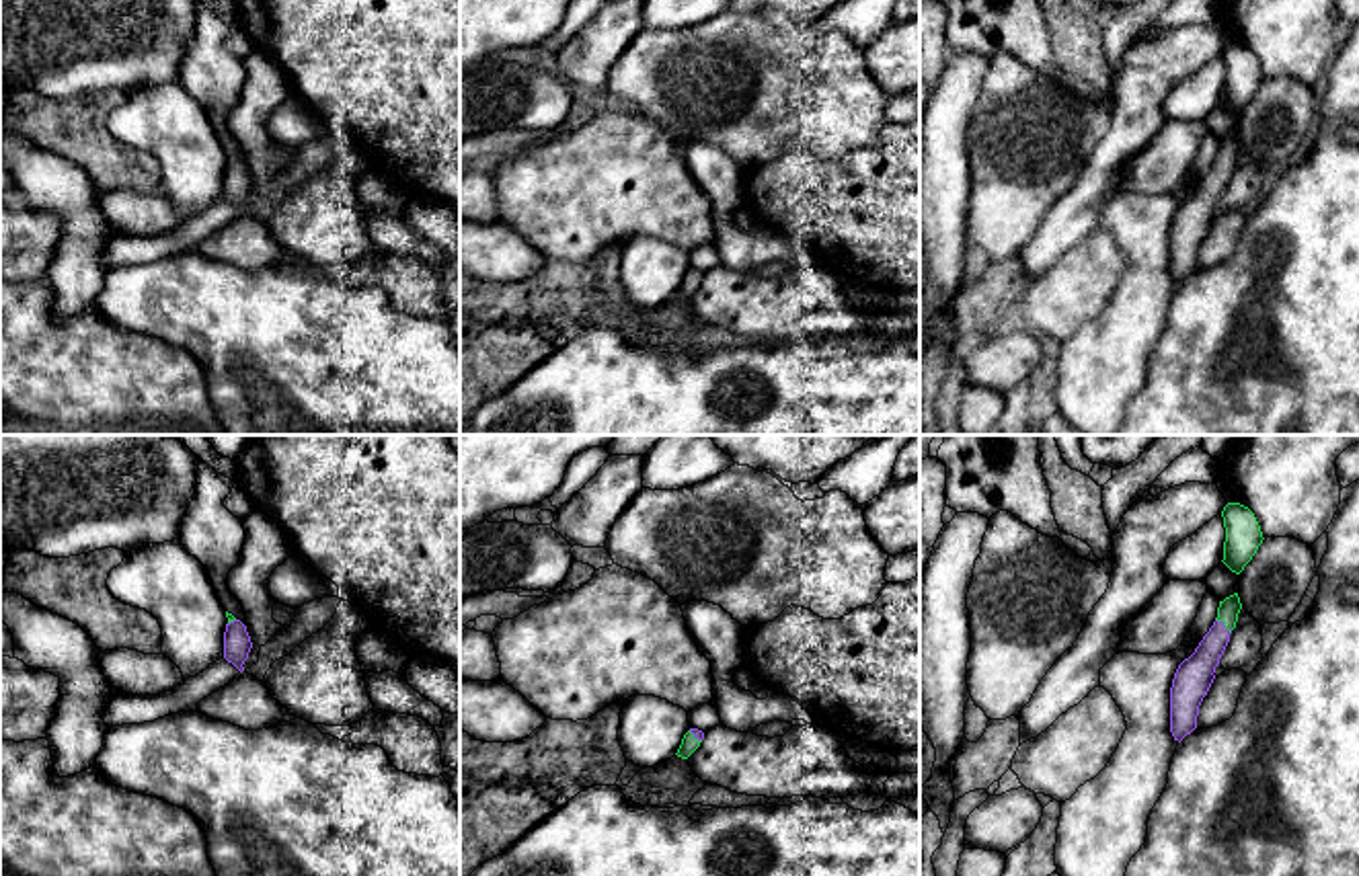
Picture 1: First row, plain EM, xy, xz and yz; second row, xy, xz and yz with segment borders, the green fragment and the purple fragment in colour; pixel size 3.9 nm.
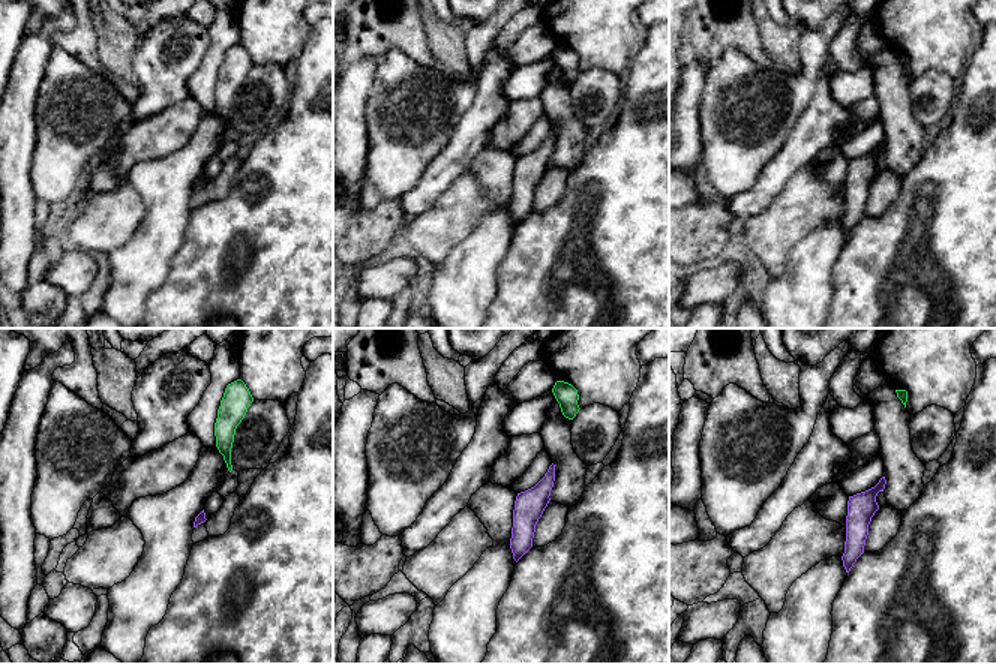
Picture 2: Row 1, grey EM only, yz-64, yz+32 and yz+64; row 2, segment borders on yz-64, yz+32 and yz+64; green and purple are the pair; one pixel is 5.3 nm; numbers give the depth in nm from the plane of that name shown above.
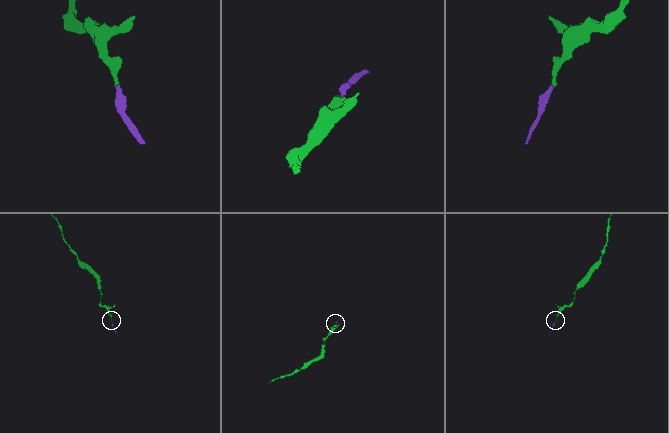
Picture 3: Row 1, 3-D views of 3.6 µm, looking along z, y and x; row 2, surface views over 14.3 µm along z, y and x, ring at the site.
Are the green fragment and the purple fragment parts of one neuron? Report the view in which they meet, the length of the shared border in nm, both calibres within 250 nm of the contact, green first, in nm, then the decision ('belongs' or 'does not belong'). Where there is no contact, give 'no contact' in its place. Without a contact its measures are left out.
yz | 90 nm | 90/150 nm | belongs

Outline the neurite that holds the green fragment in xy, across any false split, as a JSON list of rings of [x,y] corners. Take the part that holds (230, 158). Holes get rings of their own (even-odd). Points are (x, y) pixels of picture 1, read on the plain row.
[[[226,152],[228,164],[224,172],[224,199],[232,203],[240,213],[244,211],[244,201],[253,189],[246,166]]]

